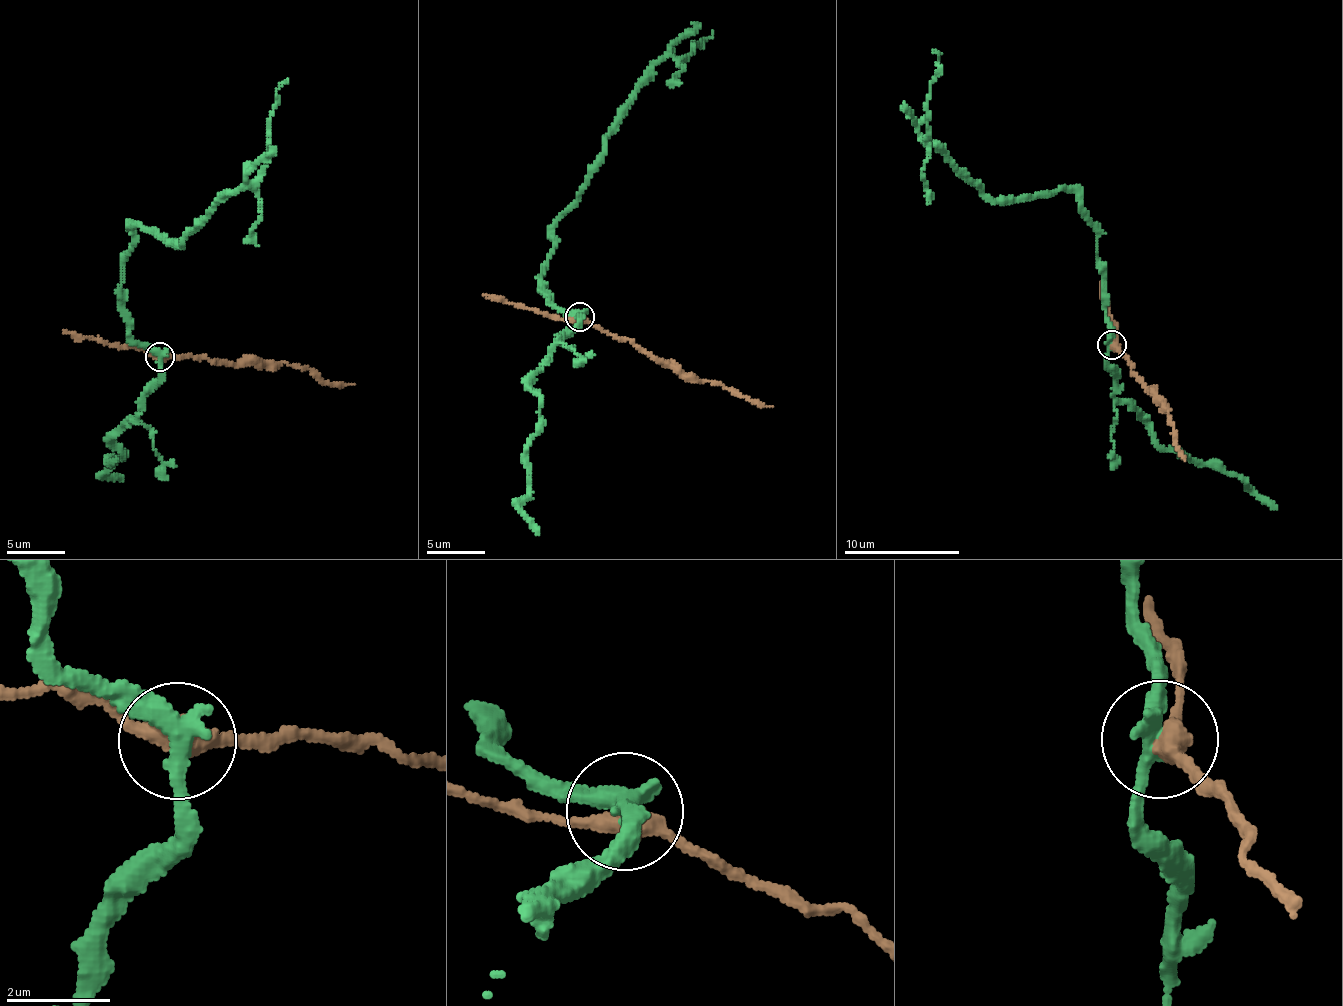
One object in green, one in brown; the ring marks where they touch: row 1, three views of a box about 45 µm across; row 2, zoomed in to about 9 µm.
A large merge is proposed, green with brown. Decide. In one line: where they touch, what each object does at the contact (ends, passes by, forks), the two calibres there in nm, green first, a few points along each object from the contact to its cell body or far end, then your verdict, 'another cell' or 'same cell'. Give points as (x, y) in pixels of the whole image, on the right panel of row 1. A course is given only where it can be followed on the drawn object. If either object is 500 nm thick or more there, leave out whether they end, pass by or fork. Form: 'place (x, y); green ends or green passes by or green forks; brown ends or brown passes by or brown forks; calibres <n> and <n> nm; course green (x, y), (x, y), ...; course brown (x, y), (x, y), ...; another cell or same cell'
place (1112, 344); green passes by; brown passes by; calibres 380 and 380 nm; course green (1111, 343), (1097, 227), (1073, 192), (998, 201), (948, 154), (922, 142), (930, 81), (939, 71), (933, 50); course brown (1111, 343), (1168, 409), (1184, 460); another cell

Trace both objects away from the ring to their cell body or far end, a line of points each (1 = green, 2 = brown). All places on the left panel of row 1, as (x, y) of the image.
1: (159, 356), (130, 335), (121, 257), (132, 227), (175, 247), (244, 190), (267, 161), (267, 119), (288, 80)
2: (159, 356), (281, 362), (305, 367), (331, 383), (354, 384)

